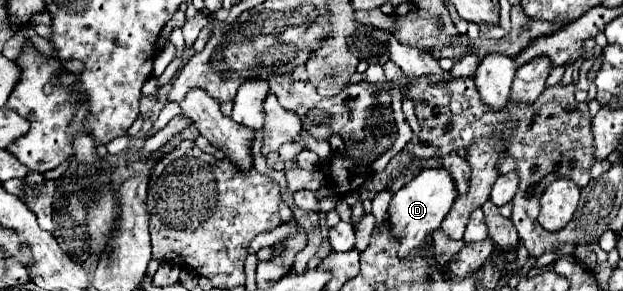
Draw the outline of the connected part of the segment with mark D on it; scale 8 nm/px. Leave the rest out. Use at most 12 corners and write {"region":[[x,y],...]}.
{"region":[[423,169],[389,203],[399,257],[427,255],[457,197],[451,175]]}

